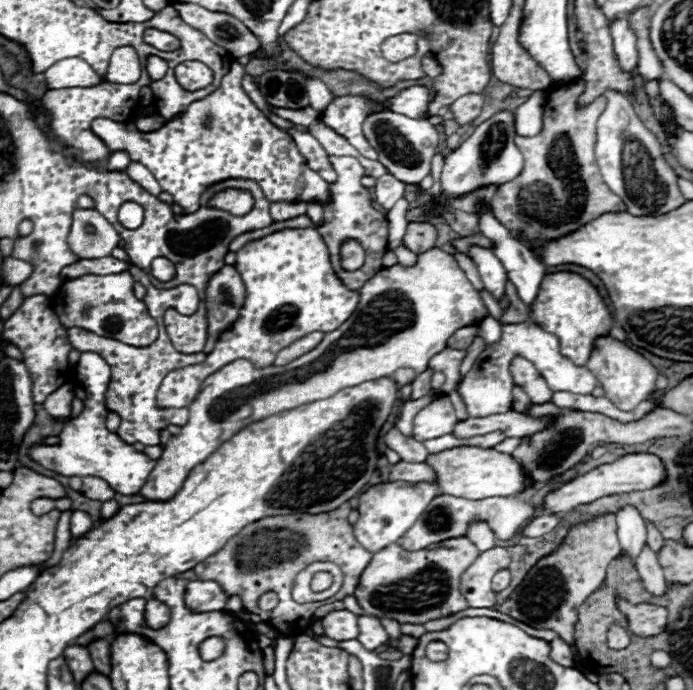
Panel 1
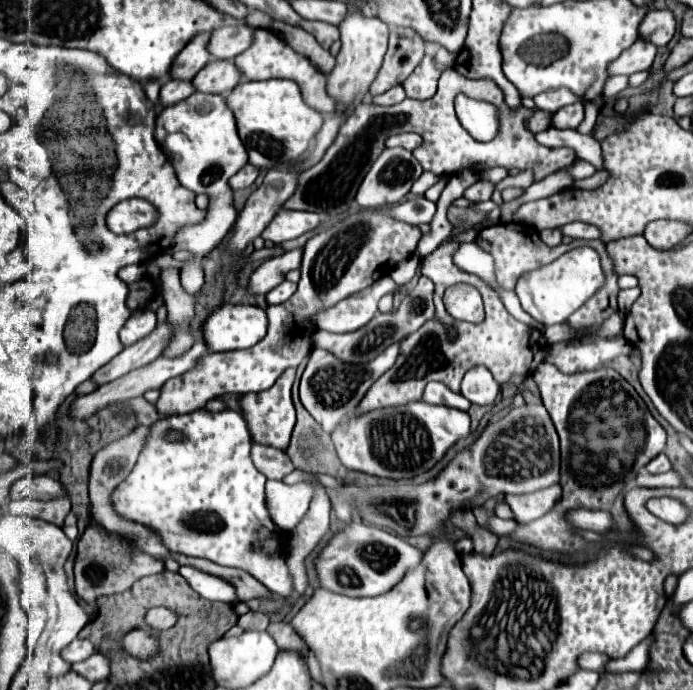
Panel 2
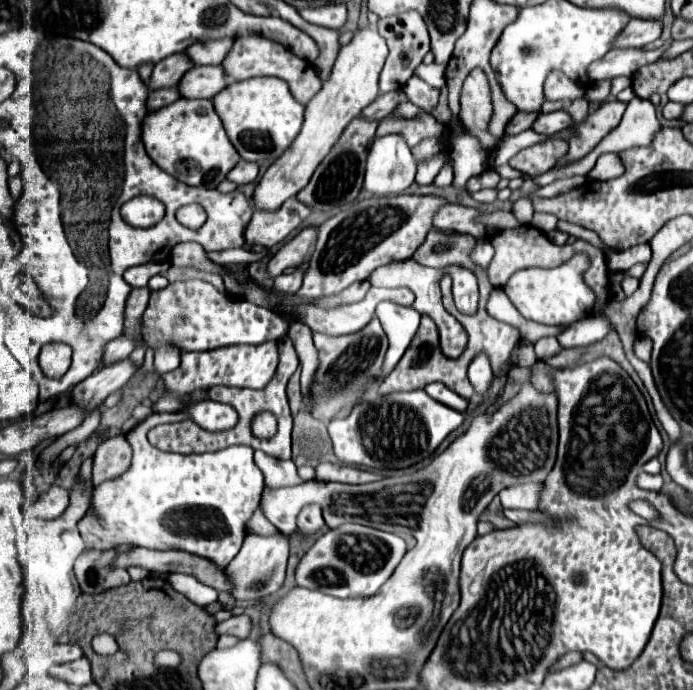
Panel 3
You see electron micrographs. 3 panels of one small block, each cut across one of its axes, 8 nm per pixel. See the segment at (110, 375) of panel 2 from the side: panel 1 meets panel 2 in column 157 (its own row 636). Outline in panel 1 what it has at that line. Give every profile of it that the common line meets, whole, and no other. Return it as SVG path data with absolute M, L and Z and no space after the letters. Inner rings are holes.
M348 610L330 612L328 616L322 618L322 626L326 636L332 640L354 640L360 634L358 616Z

